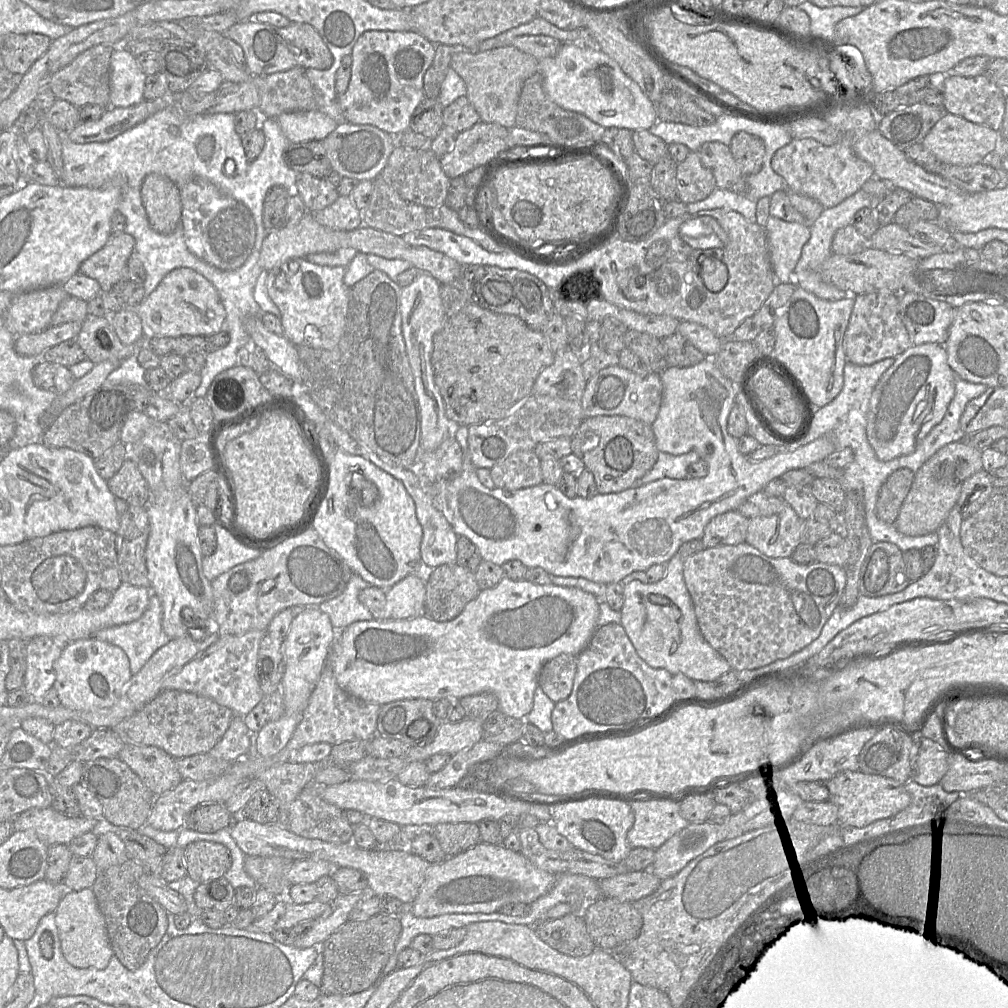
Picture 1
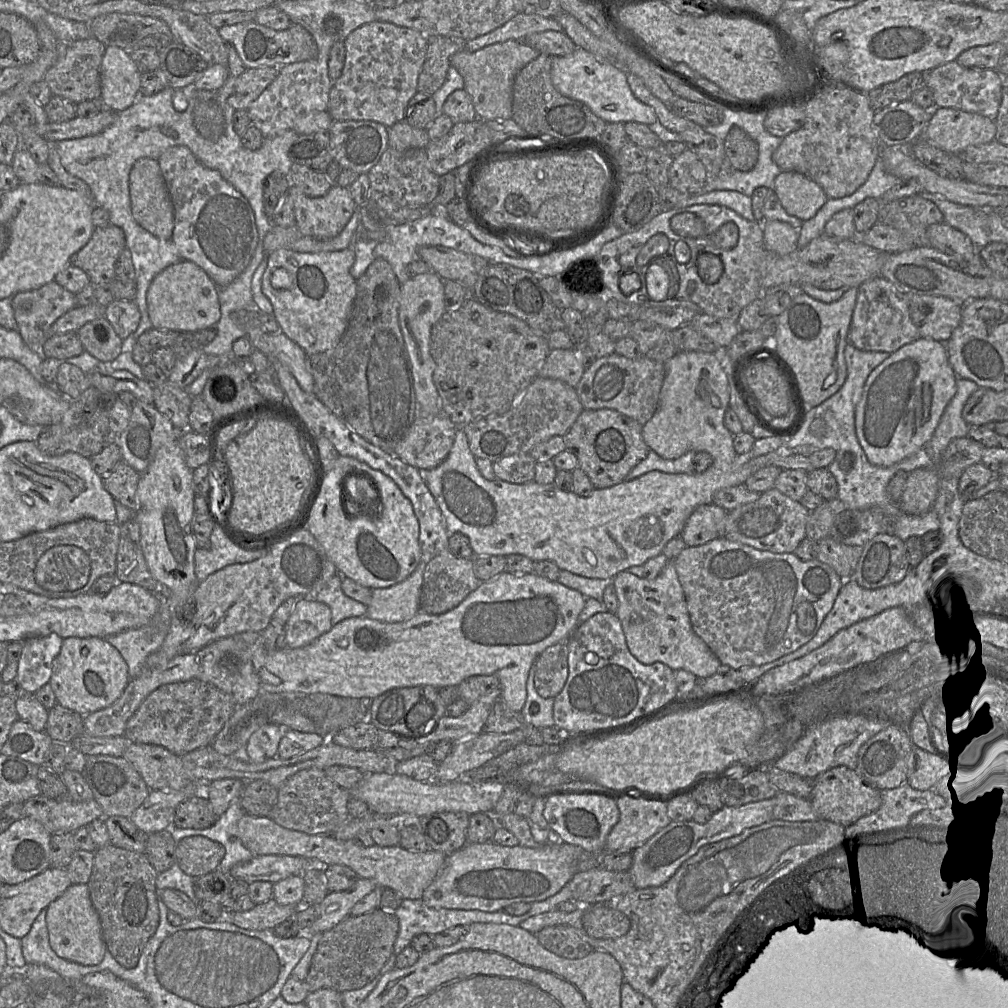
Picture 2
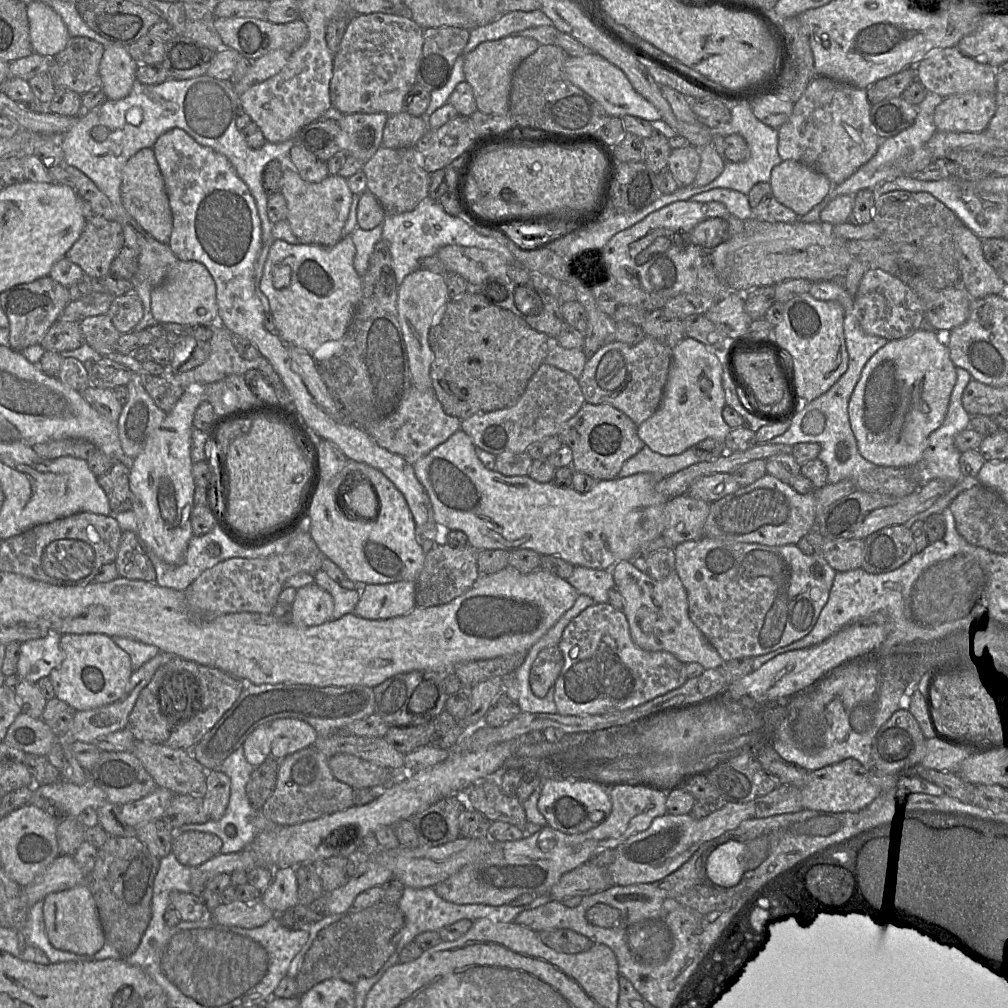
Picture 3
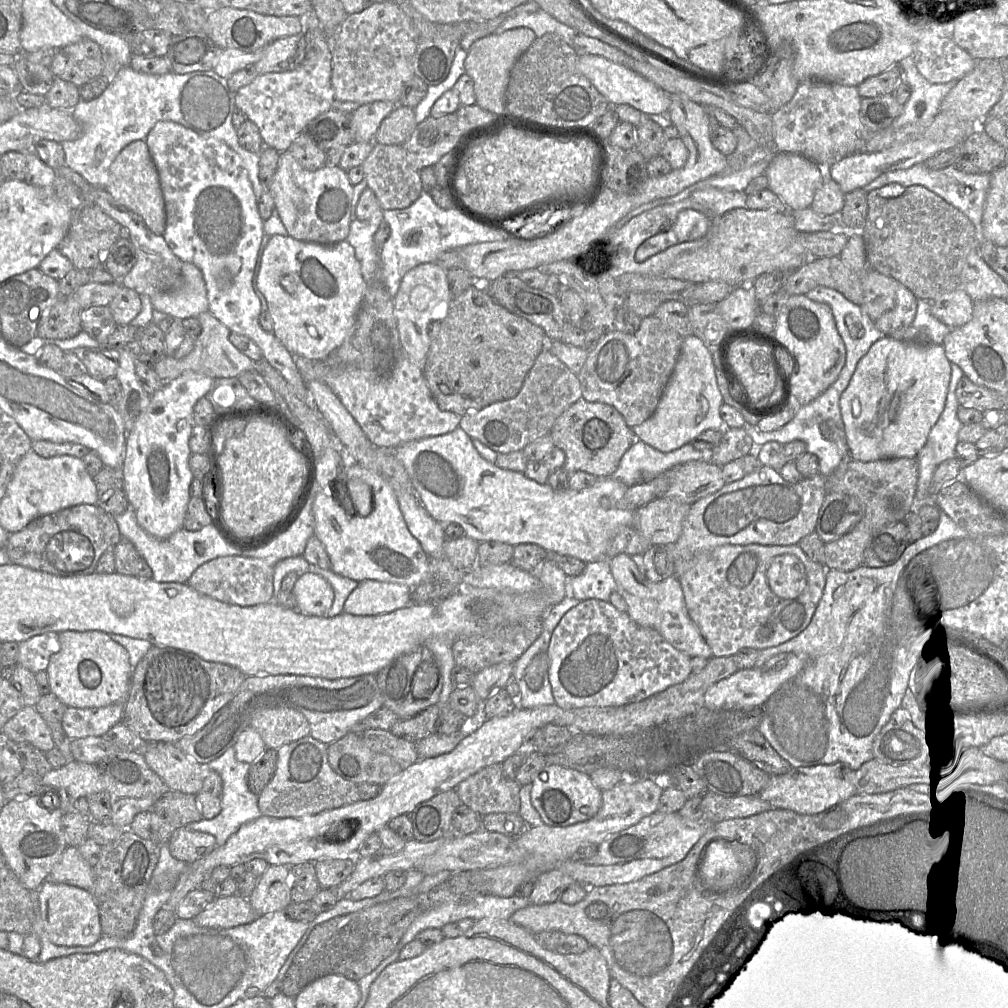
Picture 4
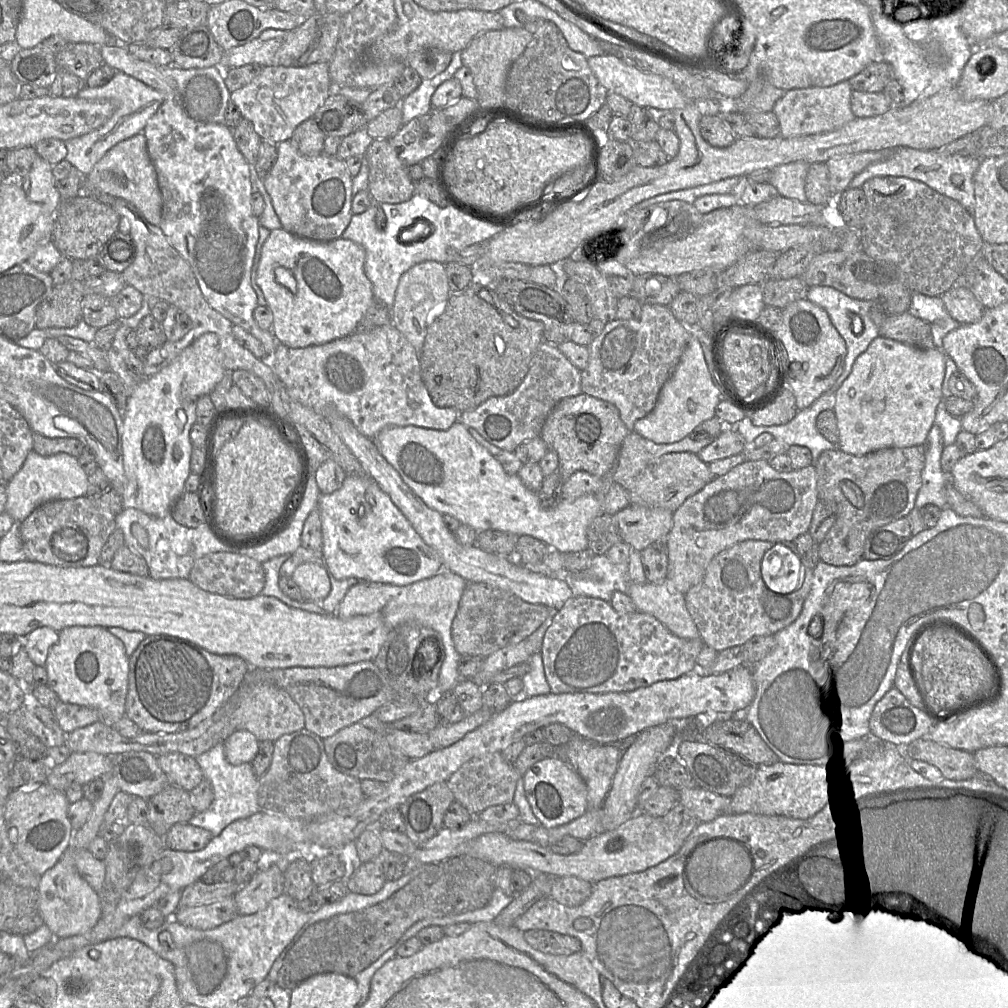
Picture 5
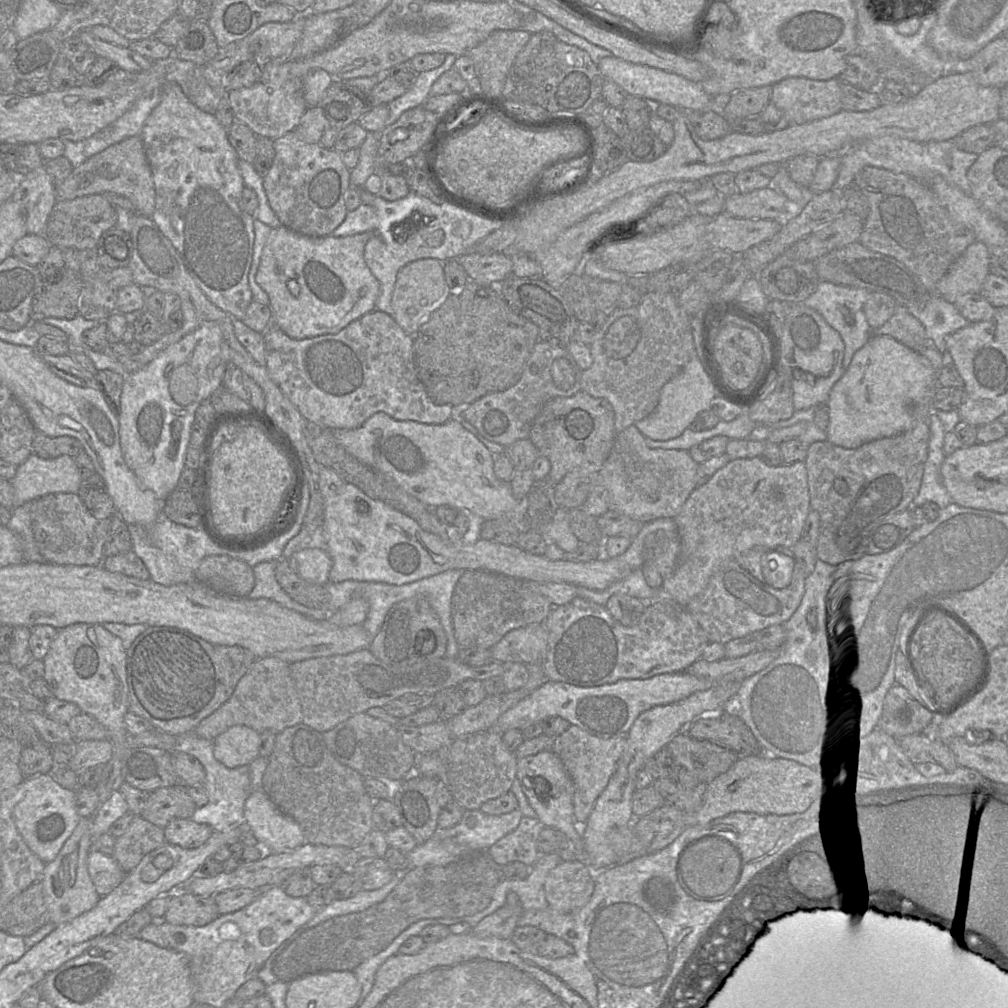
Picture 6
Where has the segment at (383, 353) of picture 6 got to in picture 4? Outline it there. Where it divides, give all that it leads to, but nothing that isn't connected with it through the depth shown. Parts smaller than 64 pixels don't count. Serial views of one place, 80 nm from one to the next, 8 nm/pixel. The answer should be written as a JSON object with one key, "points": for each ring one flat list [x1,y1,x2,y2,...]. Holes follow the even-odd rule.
{"points":[[402,345,394,365,385,374,342,363,333,355,325,360,295,356,295,364,306,383,319,380,326,384,371,443,380,449,393,451,402,444,444,435,459,427,461,416,439,408,423,370,410,359]]}

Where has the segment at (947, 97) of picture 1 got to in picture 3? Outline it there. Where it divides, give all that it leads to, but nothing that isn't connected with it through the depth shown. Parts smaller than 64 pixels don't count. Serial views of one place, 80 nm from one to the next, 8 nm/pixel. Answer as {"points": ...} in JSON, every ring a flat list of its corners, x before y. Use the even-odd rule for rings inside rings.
{"points":[[956,46,932,49,913,69,916,73,916,80,927,91,938,94,943,99,969,92,996,94,996,69,963,55]]}

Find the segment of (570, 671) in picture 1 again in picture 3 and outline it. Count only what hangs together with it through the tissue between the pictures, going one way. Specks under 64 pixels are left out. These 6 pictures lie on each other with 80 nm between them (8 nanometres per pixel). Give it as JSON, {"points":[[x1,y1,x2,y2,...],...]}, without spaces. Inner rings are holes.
{"points":[[551,646,539,652,532,664,529,684,533,693,543,698,554,684,563,667,563,655,558,646]]}

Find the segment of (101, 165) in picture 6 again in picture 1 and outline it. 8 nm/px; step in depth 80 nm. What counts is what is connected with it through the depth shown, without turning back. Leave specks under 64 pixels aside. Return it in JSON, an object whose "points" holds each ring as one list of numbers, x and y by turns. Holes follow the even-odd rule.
{"points":[[150,173,143,180,141,197,152,229,164,235,173,233,181,222,178,187,165,175]]}

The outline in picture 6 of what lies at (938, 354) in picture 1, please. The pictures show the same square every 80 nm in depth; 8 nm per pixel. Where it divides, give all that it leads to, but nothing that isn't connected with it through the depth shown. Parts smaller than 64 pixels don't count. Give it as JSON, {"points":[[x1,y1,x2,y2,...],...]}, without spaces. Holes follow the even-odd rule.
{"points":[[873,331,872,337,854,354,849,368,830,391,827,440,846,449,856,449,868,442,897,436,912,426,910,405,925,396,930,396,932,403,934,391,938,386,938,372,925,356,891,336,875,335]]}

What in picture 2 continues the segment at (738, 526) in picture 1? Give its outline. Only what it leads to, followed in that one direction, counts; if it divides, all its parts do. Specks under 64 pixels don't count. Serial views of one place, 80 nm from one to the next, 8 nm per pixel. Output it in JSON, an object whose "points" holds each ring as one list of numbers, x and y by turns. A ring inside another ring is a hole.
{"points":[[714,504,697,507,687,519,679,537,687,546,700,546,724,538,727,511]]}

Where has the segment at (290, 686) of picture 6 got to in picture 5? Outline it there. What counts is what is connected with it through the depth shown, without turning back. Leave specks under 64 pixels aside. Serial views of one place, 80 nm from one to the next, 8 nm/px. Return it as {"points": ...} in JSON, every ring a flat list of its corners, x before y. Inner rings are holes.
{"points":[[269,684,242,685,234,695,229,723,236,730,247,730,261,742,275,742,279,737,305,728,305,717,298,704,283,689]]}

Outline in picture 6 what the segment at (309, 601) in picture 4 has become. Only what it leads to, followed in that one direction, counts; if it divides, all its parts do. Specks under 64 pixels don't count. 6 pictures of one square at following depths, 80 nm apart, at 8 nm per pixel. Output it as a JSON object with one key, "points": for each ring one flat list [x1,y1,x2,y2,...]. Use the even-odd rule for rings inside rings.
{"points":[[303,549,293,553,288,560,291,569,302,579,318,585,329,581,332,560,326,550]]}

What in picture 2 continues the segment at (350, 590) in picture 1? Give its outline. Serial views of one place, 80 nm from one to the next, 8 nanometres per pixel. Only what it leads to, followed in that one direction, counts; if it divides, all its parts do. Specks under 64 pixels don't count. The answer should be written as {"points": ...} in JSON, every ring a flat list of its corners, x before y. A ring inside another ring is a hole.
{"points":[[335,575,327,584,324,588,320,589,318,593,316,593,312,597,307,597,307,598,312,598,316,601,322,602,327,604,330,609,331,609,331,614,332,614,332,625,335,625,347,618,350,617,367,617,366,612,367,612,367,606,362,604,361,602,358,602,349,596,347,596,344,591,342,590,341,587,341,575]]}

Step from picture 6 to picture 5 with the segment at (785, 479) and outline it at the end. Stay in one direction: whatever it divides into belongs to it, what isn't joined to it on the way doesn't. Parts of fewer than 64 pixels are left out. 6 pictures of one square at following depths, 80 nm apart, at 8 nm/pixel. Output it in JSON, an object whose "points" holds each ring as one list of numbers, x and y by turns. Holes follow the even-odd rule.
{"points":[[745,461,728,473,714,477,700,491,687,498,673,513,673,526,665,541,668,554,666,581,684,595,704,577,710,561,721,551,746,540,772,543,794,542,808,532,818,503,817,474,814,465,790,472,778,472,768,461]]}

